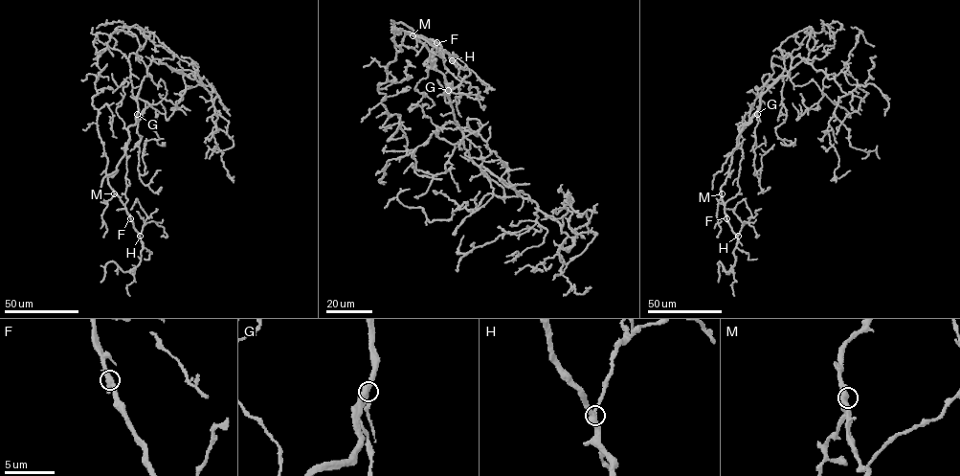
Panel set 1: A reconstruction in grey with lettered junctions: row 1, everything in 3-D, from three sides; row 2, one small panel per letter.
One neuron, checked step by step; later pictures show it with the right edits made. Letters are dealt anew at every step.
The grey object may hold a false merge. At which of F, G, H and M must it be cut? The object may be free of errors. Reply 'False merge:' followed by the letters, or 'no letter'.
False merge: no letter

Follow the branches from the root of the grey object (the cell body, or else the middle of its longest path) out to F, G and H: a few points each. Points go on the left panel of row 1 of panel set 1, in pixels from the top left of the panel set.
F: (128, 128), (129, 140), (122, 147), (126, 158), (125, 208), (130, 218)
G: (128, 128), (135, 124), (137, 114)
H: (128, 128), (129, 140), (122, 147), (126, 158), (125, 208), (140, 236)

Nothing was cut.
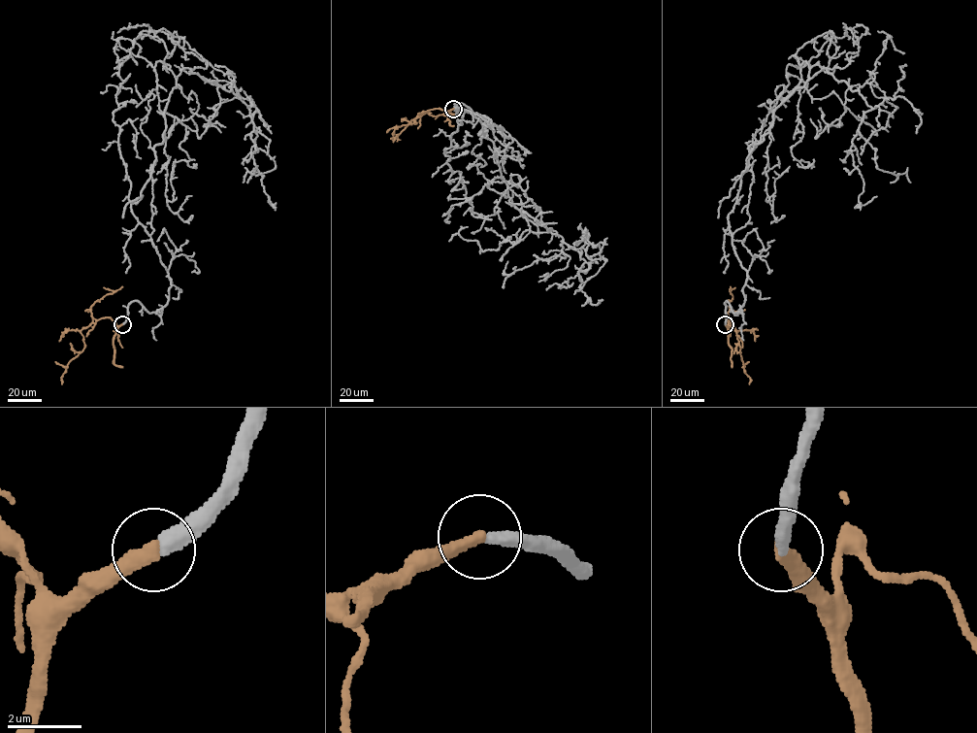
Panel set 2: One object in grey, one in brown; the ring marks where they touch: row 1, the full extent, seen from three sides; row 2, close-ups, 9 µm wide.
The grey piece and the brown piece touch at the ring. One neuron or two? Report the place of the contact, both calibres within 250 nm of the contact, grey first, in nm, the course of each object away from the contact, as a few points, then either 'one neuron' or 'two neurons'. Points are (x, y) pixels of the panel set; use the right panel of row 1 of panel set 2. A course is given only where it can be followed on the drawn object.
(725, 324) | 400/400 nm | grey via (725, 324), (744, 303), (747, 157), (822, 69), (871, 108), (876, 167), (910, 183) | brown via (725, 324), (728, 325), (725, 317), (736, 331), (749, 384) | one neuron

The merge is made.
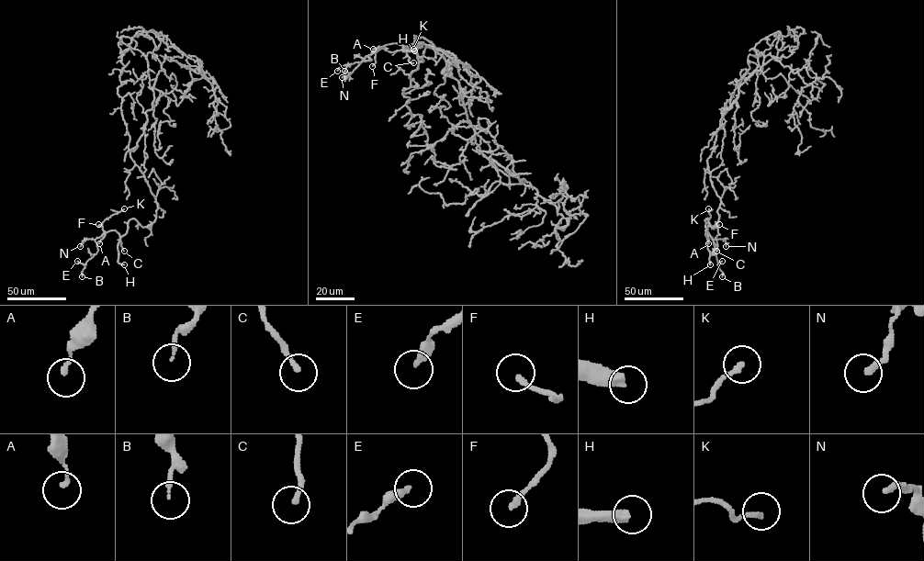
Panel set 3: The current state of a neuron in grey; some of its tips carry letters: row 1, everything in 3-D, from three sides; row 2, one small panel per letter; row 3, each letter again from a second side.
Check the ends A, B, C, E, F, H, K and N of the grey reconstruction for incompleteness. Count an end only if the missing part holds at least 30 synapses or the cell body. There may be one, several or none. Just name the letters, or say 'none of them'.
H

